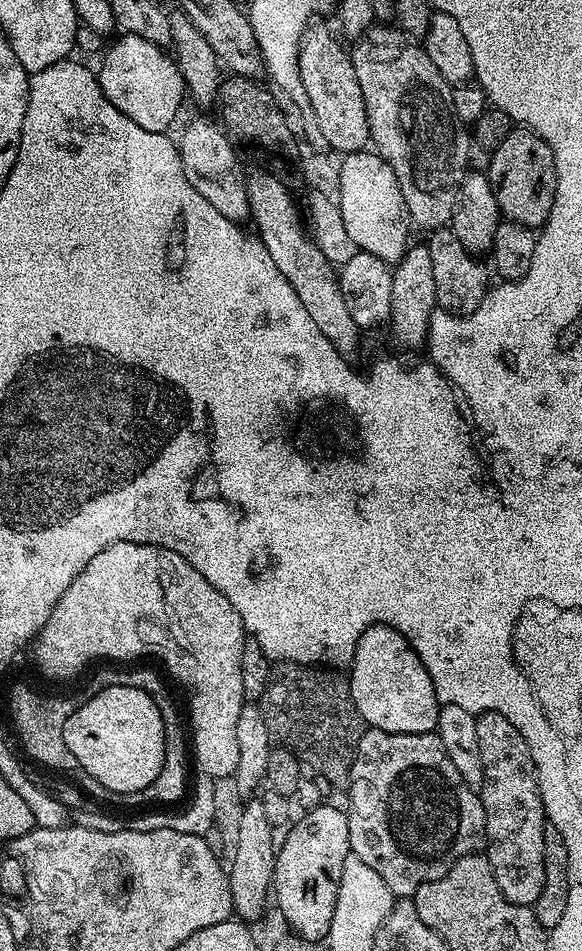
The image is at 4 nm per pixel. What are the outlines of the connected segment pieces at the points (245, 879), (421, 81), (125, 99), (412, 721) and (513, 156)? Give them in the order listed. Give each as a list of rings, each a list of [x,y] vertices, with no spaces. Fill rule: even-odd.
[[[259,798],[252,799],[243,805],[240,820],[234,825],[236,849],[232,852],[232,868],[230,864],[227,869],[232,910],[244,922],[259,919],[266,906],[269,905],[270,893],[274,888],[278,851],[278,844],[273,840],[272,824],[266,822],[266,810],[262,810],[262,802]]]
[[[387,27],[369,28],[350,48],[354,74],[358,78],[358,86],[362,86],[362,102],[366,106],[370,144],[388,163],[390,170],[394,170],[398,186],[402,186],[402,198],[406,198],[409,221],[415,227],[417,224],[420,228],[435,230],[445,227],[456,209],[460,187],[470,168],[470,136],[452,108],[453,85],[445,82],[434,62],[430,62],[430,54],[426,54],[423,46],[403,32],[387,32],[384,28]]]
[[[127,34],[119,37],[121,40],[109,50],[104,56],[104,61],[98,68],[98,83],[104,97],[107,98],[111,107],[122,110],[126,118],[130,118],[132,124],[138,125],[141,132],[163,132],[169,131],[168,127],[176,120],[180,107],[186,101],[186,89],[180,68],[171,55],[164,56],[165,49],[158,44],[146,42],[146,38],[129,36]]]
[[[396,628],[386,634],[386,630],[374,630],[364,640],[361,640],[358,663],[354,665],[356,670],[356,694],[354,703],[360,704],[361,712],[380,728],[393,728],[394,734],[426,734],[435,732],[438,726],[438,714],[440,708],[436,699],[434,682],[428,676],[426,666],[418,658],[418,654],[412,651],[409,637],[403,636]]]
[[[523,126],[513,127],[502,146],[490,153],[489,160],[492,161],[486,167],[486,175],[496,192],[501,217],[514,224],[539,229],[548,220],[556,193],[556,163],[547,140]]]

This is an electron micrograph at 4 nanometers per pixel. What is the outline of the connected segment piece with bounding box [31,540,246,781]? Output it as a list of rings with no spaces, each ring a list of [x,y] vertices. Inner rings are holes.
[[[133,540],[126,542],[109,543],[100,549],[98,554],[90,558],[90,562],[84,564],[84,569],[66,586],[62,598],[54,606],[50,618],[41,626],[39,632],[34,637],[31,645],[32,656],[36,659],[36,664],[40,667],[40,672],[44,676],[49,676],[52,680],[72,680],[91,660],[132,660],[135,656],[157,656],[162,663],[168,667],[168,672],[188,691],[188,712],[192,715],[192,728],[190,724],[190,752],[196,755],[196,764],[200,767],[199,775],[204,778],[211,778],[213,781],[222,779],[223,776],[233,776],[236,774],[238,766],[238,714],[242,714],[246,697],[242,690],[242,646],[246,639],[244,623],[242,618],[238,618],[238,610],[230,606],[230,602],[194,566],[186,556],[174,554],[174,550],[166,550],[162,546],[154,546],[151,542],[141,542]]]

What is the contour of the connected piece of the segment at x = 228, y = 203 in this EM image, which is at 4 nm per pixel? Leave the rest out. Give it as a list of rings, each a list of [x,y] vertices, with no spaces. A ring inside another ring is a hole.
[[[194,120],[184,130],[177,149],[183,173],[190,186],[198,190],[210,205],[220,214],[236,223],[243,223],[251,217],[249,194],[245,186],[245,171],[234,150],[235,145],[228,134],[217,124],[208,120]]]

